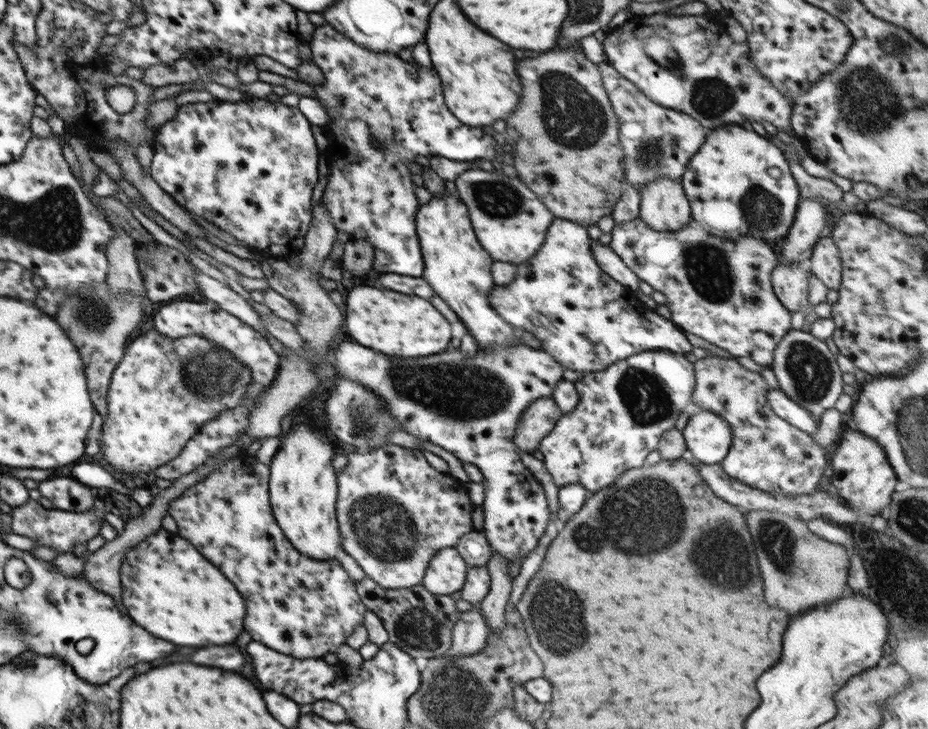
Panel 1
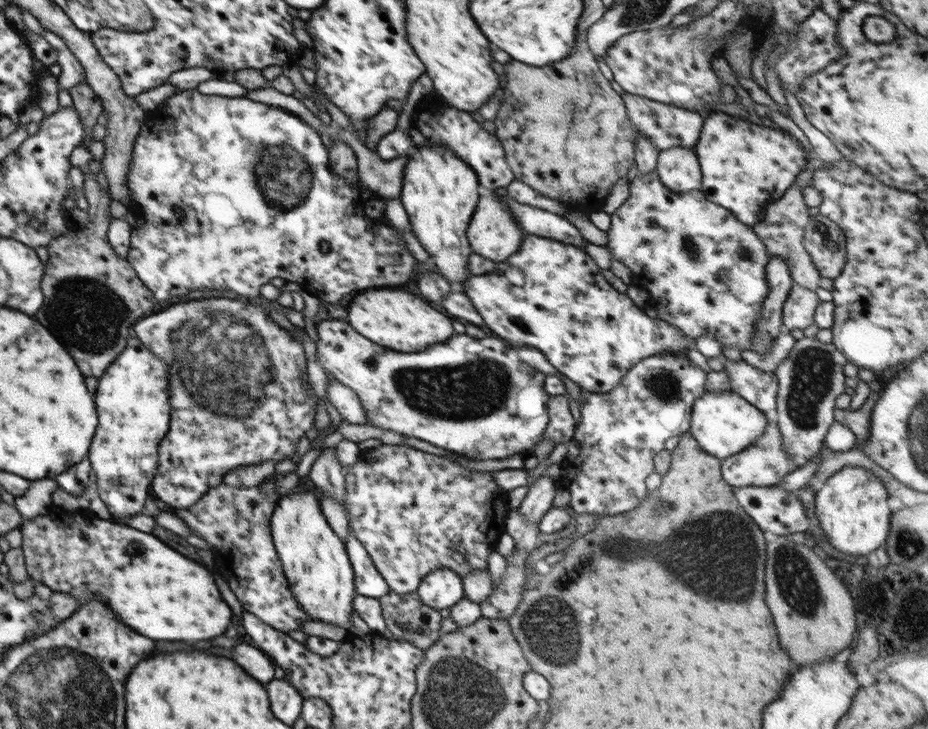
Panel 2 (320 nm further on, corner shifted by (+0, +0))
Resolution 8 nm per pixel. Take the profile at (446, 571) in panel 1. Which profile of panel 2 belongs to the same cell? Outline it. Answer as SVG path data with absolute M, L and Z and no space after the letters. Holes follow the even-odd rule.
M450 569L430 572L422 579L416 592L422 603L438 610L450 608L464 599L462 577Z

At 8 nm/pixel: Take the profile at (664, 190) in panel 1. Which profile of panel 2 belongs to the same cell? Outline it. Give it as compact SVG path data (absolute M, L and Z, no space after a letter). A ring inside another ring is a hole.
M678 146L659 152L655 171L662 184L674 192L701 188L701 166L694 149L686 150Z

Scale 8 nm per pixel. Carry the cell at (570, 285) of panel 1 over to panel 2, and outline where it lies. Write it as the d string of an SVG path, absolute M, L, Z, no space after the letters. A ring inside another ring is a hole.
M526 234L522 239L520 248L512 256L497 263L497 267L492 272L483 275L470 275L463 282L461 291L463 291L472 301L476 310L484 319L485 326L490 328L496 336L500 339L504 339L510 344L510 346L516 349L522 348L522 346L532 346L532 348L537 348L542 354L544 354L544 356L546 356L546 359L548 359L550 364L556 368L556 370L559 370L561 374L567 376L572 382L578 384L583 391L598 393L612 392L614 388L620 386L621 380L626 376L626 373L630 368L634 367L634 364L646 359L648 356L662 353L686 355L688 350L695 348L695 339L686 336L681 330L679 330L679 328L672 326L669 322L666 322L659 317L658 319L648 317L644 308L635 305L626 293L620 293L618 290L614 289L614 287L604 279L601 268L596 265L594 259L586 253L585 249L546 237Z

